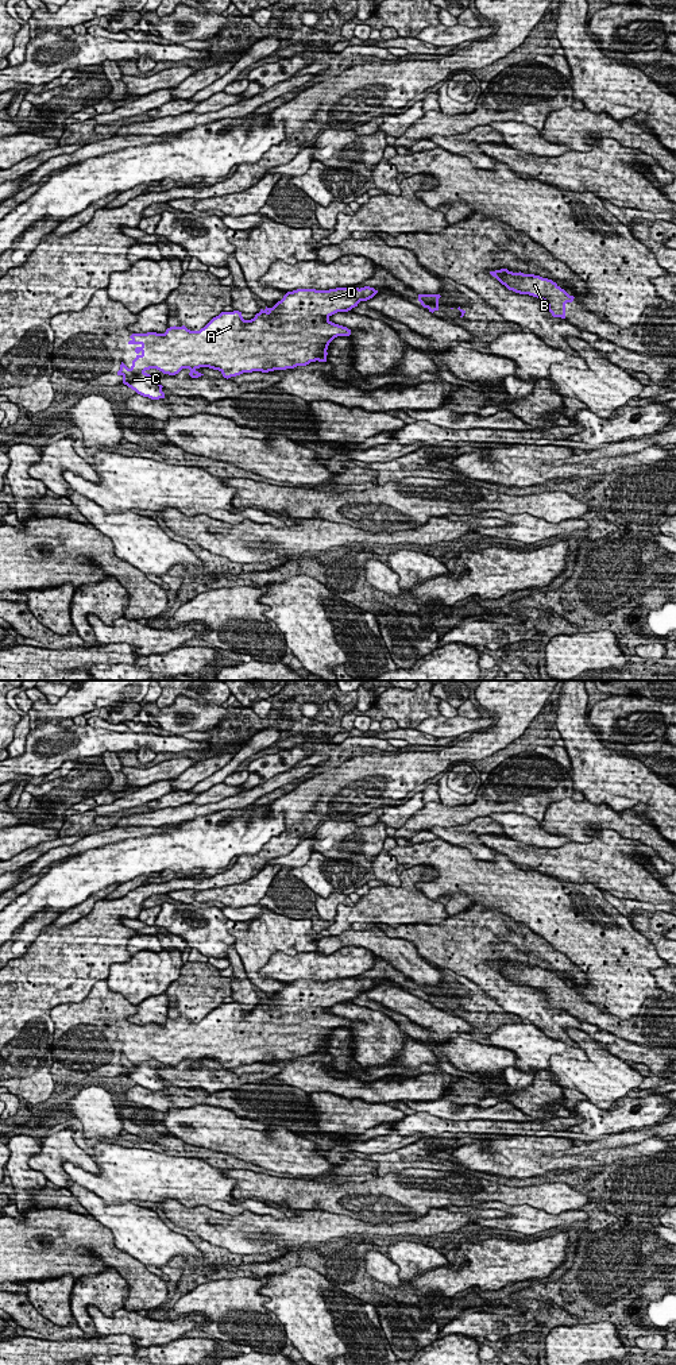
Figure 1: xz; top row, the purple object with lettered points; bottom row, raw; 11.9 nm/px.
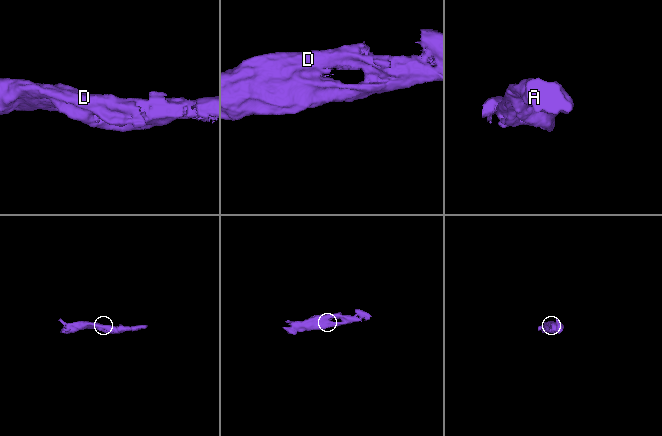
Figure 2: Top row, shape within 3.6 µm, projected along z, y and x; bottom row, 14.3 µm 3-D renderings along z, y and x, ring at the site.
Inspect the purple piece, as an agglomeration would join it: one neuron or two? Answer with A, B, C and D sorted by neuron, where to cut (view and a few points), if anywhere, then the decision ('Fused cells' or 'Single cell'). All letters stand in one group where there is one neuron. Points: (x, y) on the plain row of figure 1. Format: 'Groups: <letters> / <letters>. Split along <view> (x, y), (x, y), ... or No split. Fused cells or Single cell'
Groups: A B D / C. Split along xz (128, 1060), (134, 1064), (143, 1064). Fused cells

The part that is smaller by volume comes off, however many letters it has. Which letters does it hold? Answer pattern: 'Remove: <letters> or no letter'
Remove: C

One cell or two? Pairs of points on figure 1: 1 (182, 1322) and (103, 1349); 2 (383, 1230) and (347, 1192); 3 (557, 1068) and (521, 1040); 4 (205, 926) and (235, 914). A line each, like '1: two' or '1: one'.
1: two
2: two
3: two
4: two

